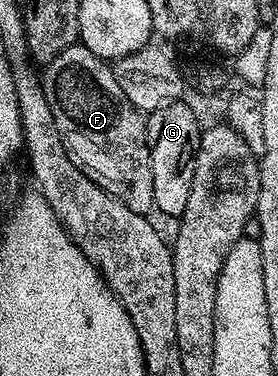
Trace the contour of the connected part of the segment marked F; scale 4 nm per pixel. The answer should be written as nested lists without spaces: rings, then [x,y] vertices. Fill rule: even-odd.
[[[76,45],[57,53],[57,57],[53,57],[53,61],[42,68],[41,78],[45,97],[49,101],[49,109],[53,109],[53,121],[57,121],[57,129],[67,145],[67,150],[109,194],[129,205],[133,213],[150,216],[155,202],[147,121],[144,112],[138,111],[129,101],[129,97],[121,93],[121,85],[112,64],[89,53],[89,49],[85,49],[82,45]]]

